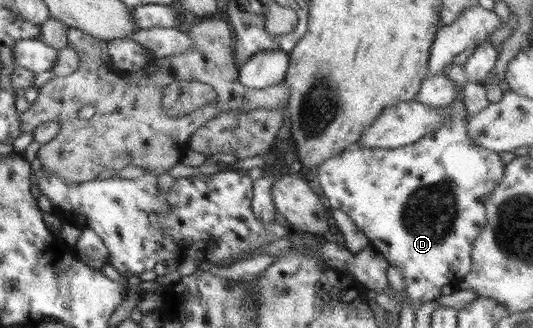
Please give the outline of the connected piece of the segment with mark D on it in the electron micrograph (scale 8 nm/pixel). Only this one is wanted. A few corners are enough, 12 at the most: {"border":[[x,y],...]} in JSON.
{"border":[[459,96],[434,133],[323,162],[409,300],[472,268],[505,169]]}

